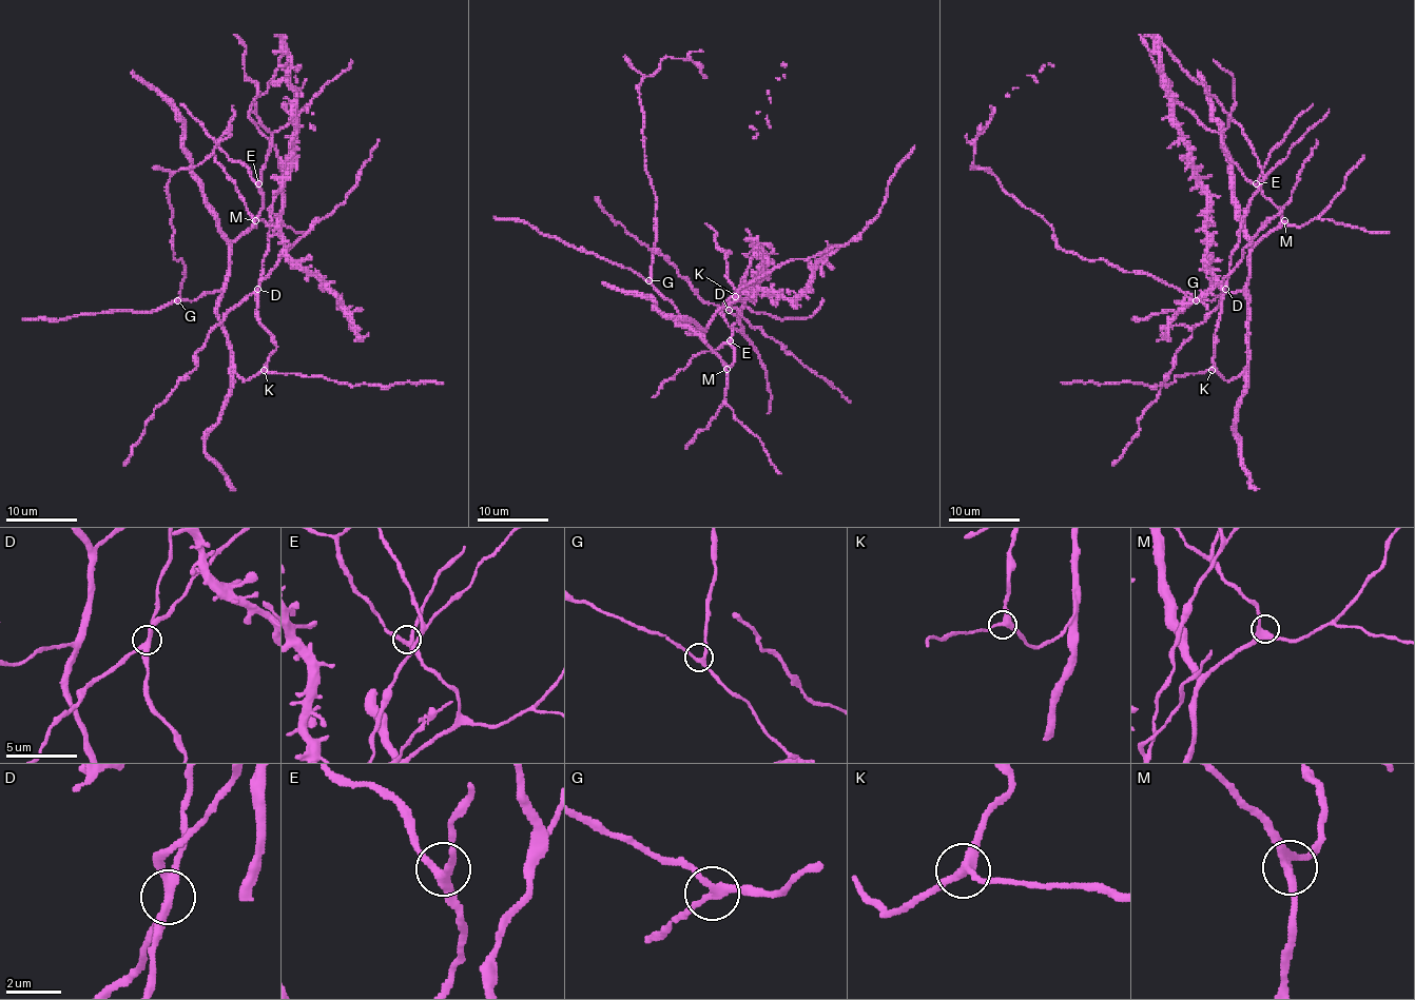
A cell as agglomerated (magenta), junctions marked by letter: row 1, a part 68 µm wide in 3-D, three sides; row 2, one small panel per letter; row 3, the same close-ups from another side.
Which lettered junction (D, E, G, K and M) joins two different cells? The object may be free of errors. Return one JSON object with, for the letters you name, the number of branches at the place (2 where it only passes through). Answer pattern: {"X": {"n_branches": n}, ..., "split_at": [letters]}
{"D": {"n_branches": 4}, "split_at": ["D"]}

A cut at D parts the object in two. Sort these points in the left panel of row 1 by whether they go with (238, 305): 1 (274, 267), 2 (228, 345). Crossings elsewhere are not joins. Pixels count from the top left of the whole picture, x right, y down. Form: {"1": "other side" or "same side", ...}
{"1": "same side", "2": "other side"}

